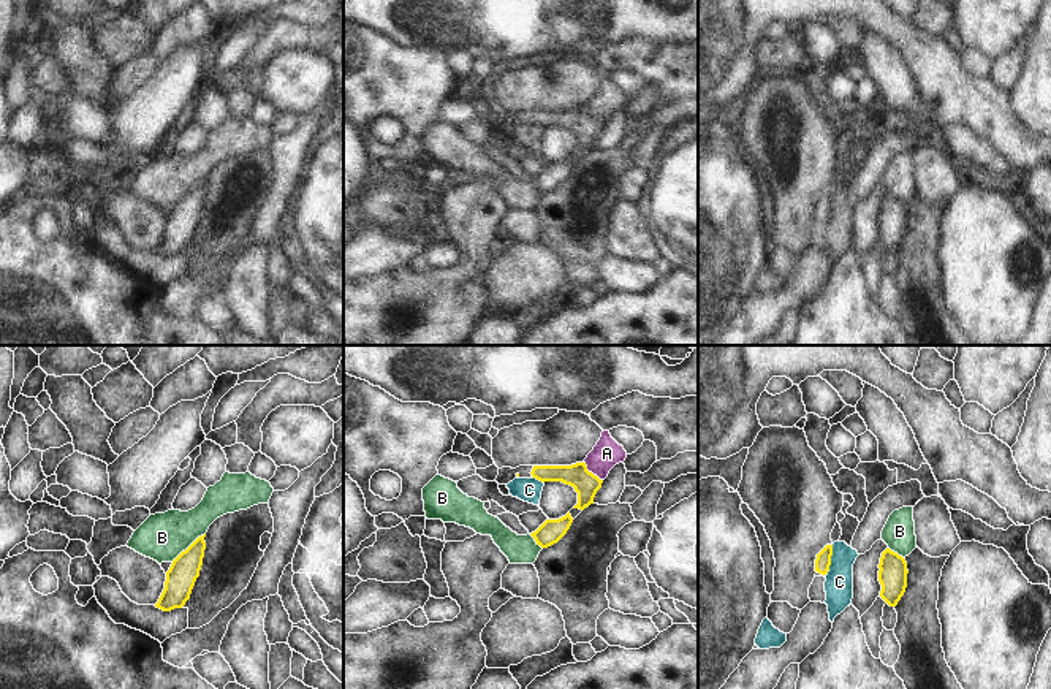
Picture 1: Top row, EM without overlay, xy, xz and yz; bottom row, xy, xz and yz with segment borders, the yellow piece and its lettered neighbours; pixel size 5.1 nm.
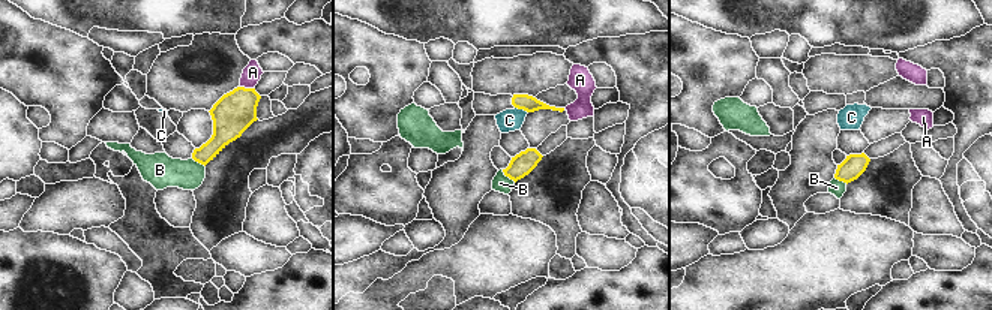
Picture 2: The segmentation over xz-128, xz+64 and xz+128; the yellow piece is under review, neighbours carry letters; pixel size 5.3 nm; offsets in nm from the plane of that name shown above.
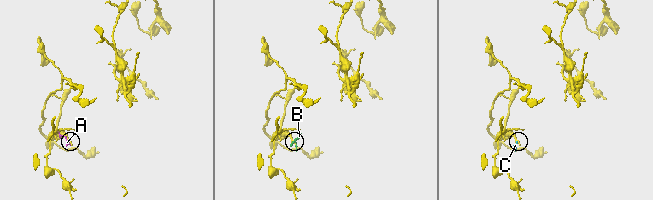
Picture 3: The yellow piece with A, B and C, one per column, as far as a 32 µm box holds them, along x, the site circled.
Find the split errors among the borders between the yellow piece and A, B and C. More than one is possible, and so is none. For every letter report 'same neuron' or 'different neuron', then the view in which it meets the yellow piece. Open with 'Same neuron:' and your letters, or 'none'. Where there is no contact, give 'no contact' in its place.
Same neuron: none
A: different neuron; meets yellow in xz
B: different neuron; meets yellow in xy
C: different neuron; meets yellow in yz

